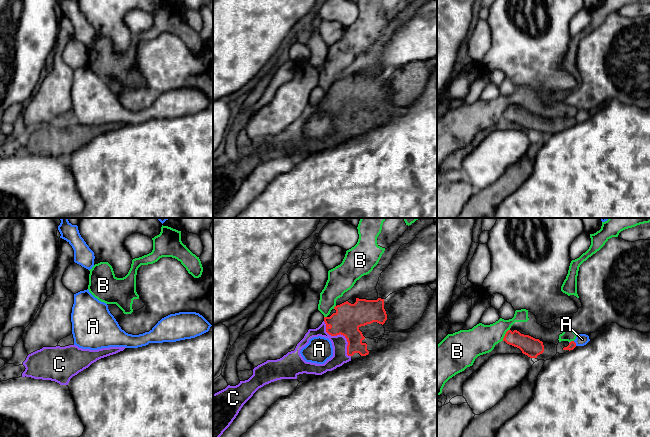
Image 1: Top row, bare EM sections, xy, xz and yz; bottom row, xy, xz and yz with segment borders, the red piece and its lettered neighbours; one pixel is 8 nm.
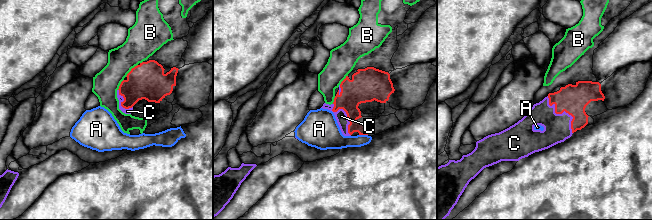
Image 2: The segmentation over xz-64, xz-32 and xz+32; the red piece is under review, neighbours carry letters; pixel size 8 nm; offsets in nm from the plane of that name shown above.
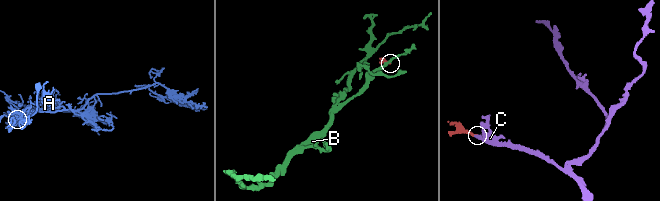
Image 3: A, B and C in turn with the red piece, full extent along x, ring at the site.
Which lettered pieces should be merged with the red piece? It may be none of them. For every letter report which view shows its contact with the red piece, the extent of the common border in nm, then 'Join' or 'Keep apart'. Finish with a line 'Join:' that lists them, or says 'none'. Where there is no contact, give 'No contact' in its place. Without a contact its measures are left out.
A: Touches red in yz. Shared border 50 nm. Keep apart
B: Touches red in yz. Shared border 110 nm. Keep apart
C: Touches red in xz. Shared border 360 nm. Join
Join: C

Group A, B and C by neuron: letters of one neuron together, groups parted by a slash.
A / B / C

